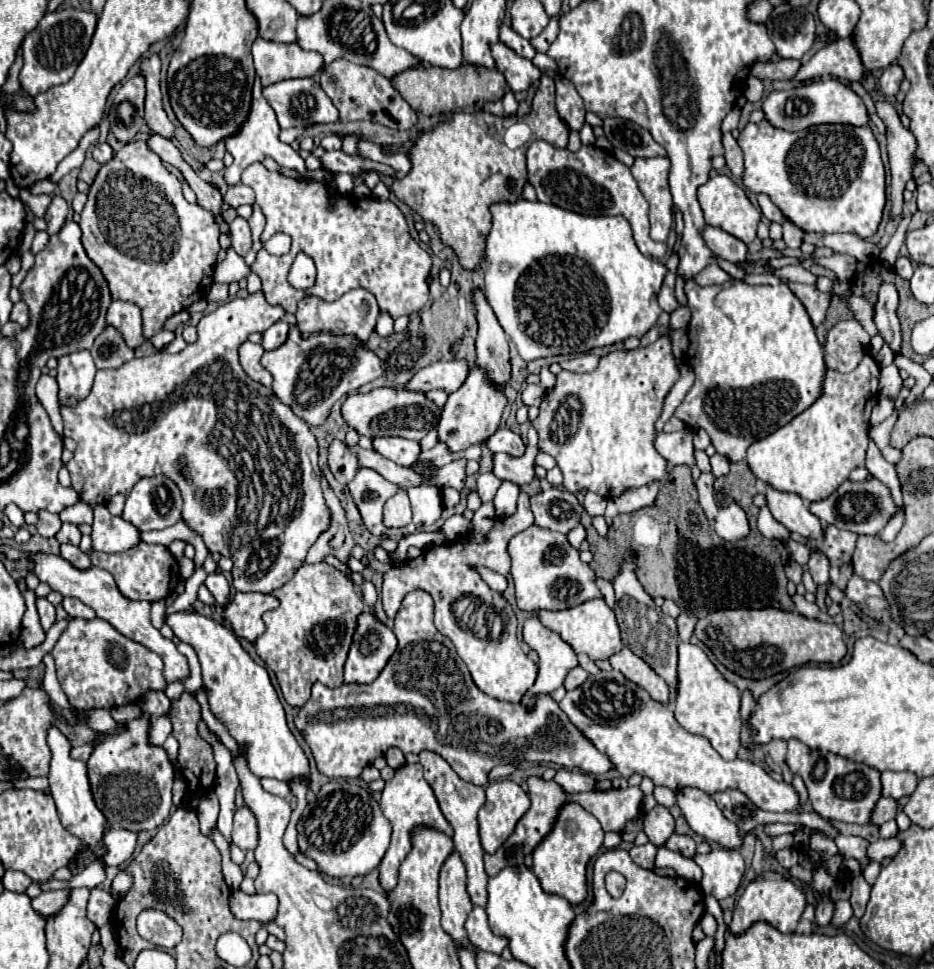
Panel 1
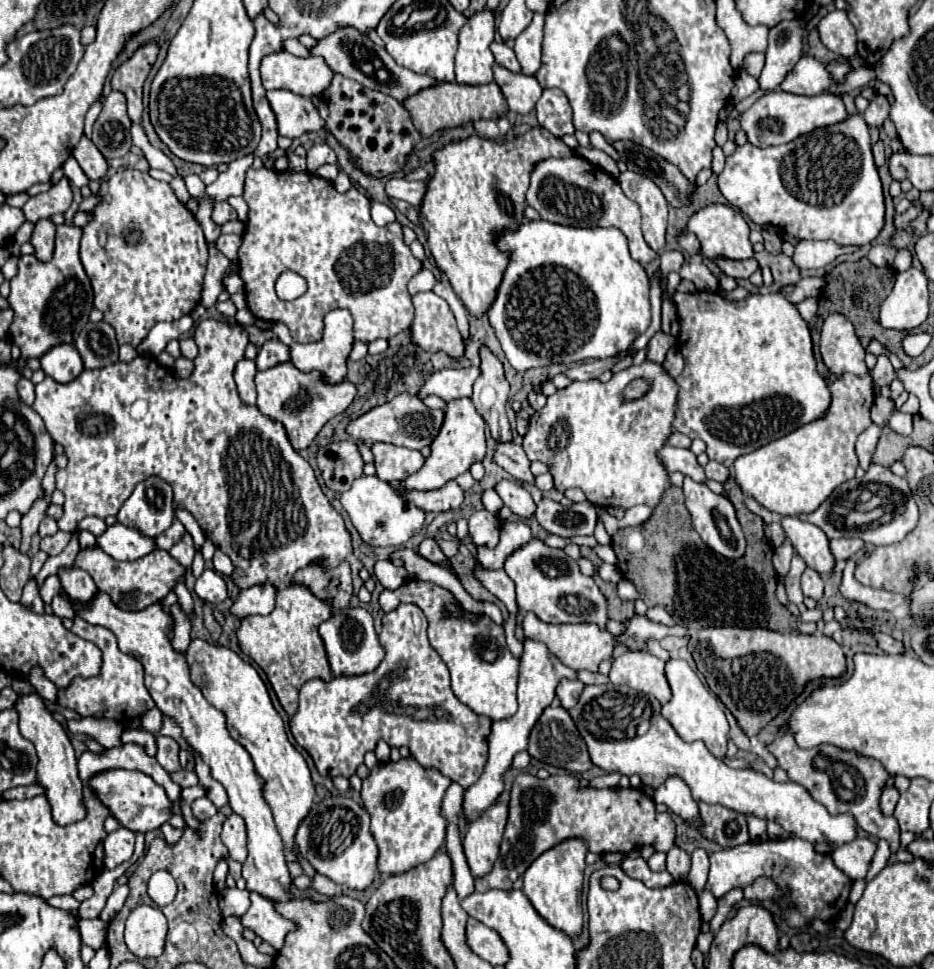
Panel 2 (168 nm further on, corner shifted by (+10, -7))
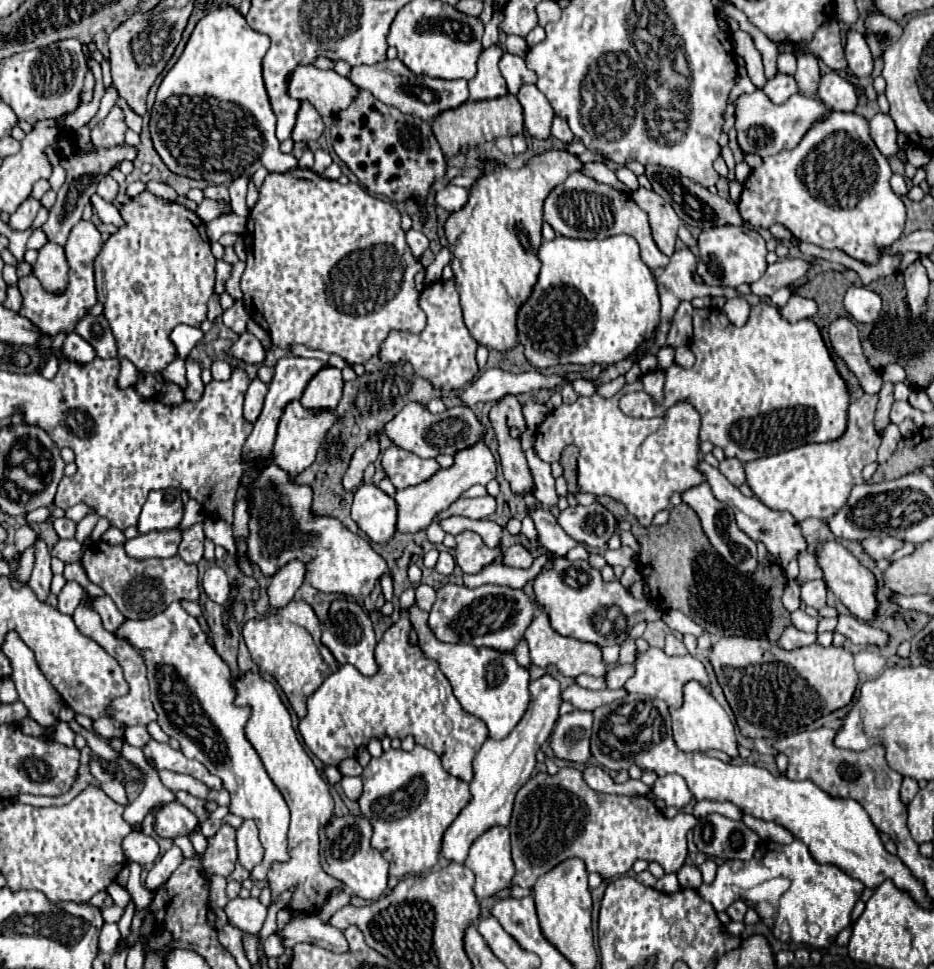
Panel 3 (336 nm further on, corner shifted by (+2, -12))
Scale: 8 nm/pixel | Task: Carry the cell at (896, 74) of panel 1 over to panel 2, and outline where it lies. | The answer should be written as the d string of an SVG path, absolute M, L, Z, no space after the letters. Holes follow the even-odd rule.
M865 89L861 95L871 101L869 107L867 107L867 111L863 113L865 123L867 123L869 127L881 129L881 127L883 127L883 121L885 121L887 115L889 115L889 101L887 101L883 95L875 95L873 89Z

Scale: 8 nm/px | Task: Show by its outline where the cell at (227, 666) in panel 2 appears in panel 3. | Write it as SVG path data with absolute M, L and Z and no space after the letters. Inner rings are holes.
M241 672L231 674L231 684L235 688L235 704L237 706L249 706L251 718L247 720L245 734L255 752L259 754L269 778L283 794L289 810L291 810L291 824L289 824L289 856L291 860L287 864L275 862L267 874L267 880L271 884L273 900L289 888L295 888L293 900L289 906L293 910L303 910L309 914L317 914L319 906L323 906L329 890L335 886L343 886L335 878L331 878L327 872L323 872L319 862L319 828L323 828L333 818L333 798L329 792L327 782L319 776L313 760L303 750L303 746L297 740L297 734L291 724L291 716L287 708L283 706L275 686L267 680L263 680L257 672Z

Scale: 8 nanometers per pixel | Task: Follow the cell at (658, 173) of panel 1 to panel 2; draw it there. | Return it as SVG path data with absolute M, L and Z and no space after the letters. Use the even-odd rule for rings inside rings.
M625 171L619 175L619 185L623 193L633 199L643 217L643 237L655 251L665 247L665 229L667 229L667 213L669 205L661 193L661 189L647 177L637 175L633 171Z

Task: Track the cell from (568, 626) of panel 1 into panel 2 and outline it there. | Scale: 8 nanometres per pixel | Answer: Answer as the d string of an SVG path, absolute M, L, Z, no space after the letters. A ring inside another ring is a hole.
M525 613L523 619L523 631L527 639L541 641L549 647L549 651L567 667L581 671L597 671L599 663L603 659L609 659L613 655L614 636L609 631L601 631L599 627L593 627L593 623L579 623L579 625L549 625L541 623L533 613Z

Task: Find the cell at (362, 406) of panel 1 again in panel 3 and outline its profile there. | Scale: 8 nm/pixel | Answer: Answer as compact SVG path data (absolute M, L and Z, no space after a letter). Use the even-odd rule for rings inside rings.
M407 404L393 420L389 420L389 424L385 424L383 432L399 448L421 458L435 458L437 454L455 454L457 450L475 444L485 436L485 426L467 406L455 406L443 414L433 414L423 404Z

